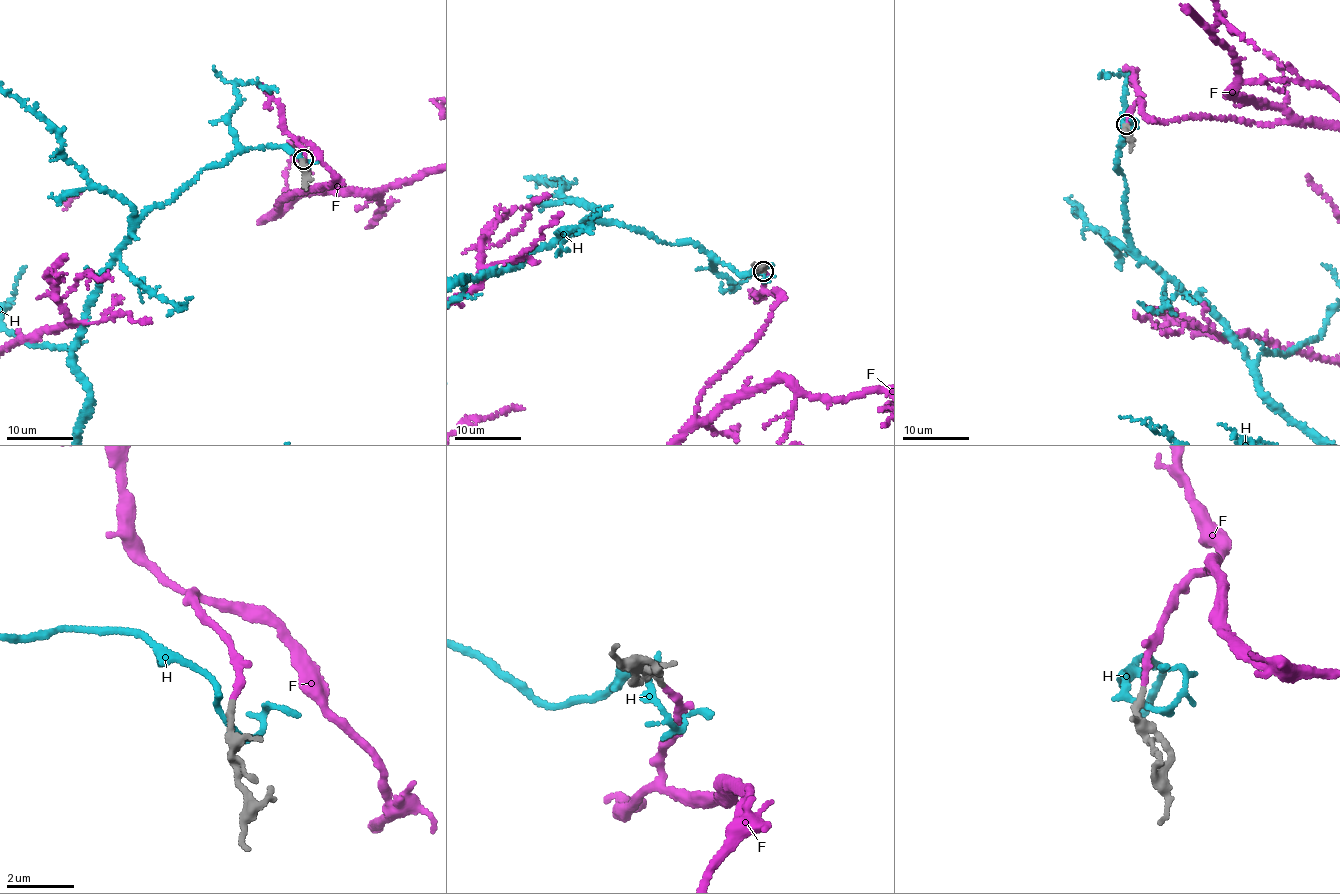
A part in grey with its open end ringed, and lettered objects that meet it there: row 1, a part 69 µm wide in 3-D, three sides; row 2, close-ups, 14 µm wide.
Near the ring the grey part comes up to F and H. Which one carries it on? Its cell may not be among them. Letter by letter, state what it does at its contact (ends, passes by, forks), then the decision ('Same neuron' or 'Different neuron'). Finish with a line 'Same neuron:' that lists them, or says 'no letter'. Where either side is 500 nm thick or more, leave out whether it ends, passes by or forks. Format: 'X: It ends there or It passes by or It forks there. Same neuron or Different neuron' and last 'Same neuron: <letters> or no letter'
F: It ends there. Same neuron
H: It passes by. Different neuron
Same neuron: F

